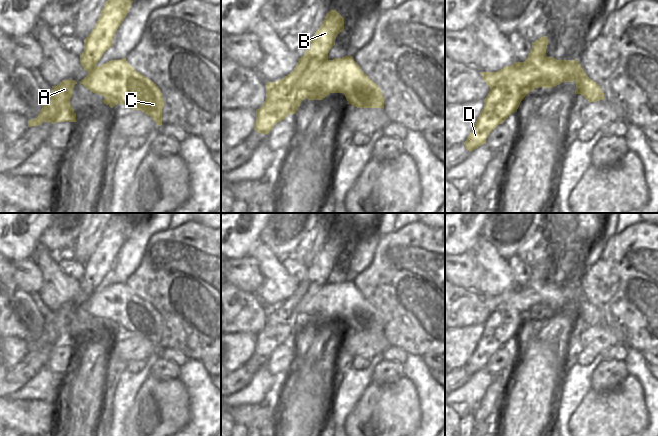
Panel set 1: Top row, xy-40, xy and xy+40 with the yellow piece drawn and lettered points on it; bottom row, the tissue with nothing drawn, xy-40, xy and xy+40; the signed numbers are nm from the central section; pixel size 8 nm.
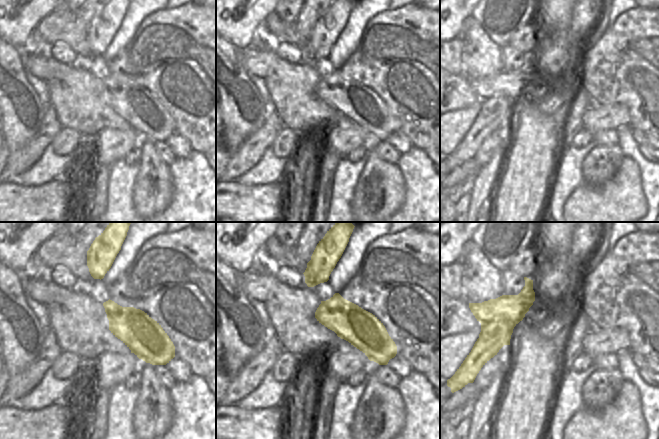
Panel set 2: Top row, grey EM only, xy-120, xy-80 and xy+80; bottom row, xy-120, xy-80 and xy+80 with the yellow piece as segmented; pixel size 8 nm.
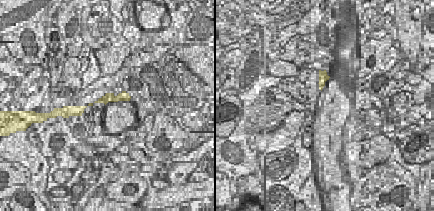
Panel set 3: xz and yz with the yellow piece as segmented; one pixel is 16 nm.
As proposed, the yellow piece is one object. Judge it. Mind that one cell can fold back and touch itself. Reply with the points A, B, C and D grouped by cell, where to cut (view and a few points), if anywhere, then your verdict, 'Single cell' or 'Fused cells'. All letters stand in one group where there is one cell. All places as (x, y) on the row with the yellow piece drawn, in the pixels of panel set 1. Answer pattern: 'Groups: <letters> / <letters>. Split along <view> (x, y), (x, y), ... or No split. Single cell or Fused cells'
Groups: A B D / C. Split along xy (327, 59), (312, 63), (300, 77), (301, 99). Fused cells

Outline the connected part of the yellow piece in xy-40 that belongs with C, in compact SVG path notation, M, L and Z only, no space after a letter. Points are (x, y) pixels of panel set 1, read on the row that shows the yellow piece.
M126 58L96 66L79 83L91 92L101 94L103 103L111 108L123 104L127 108L141 110L158 126L162 125L164 99L160 89L137 72Z

